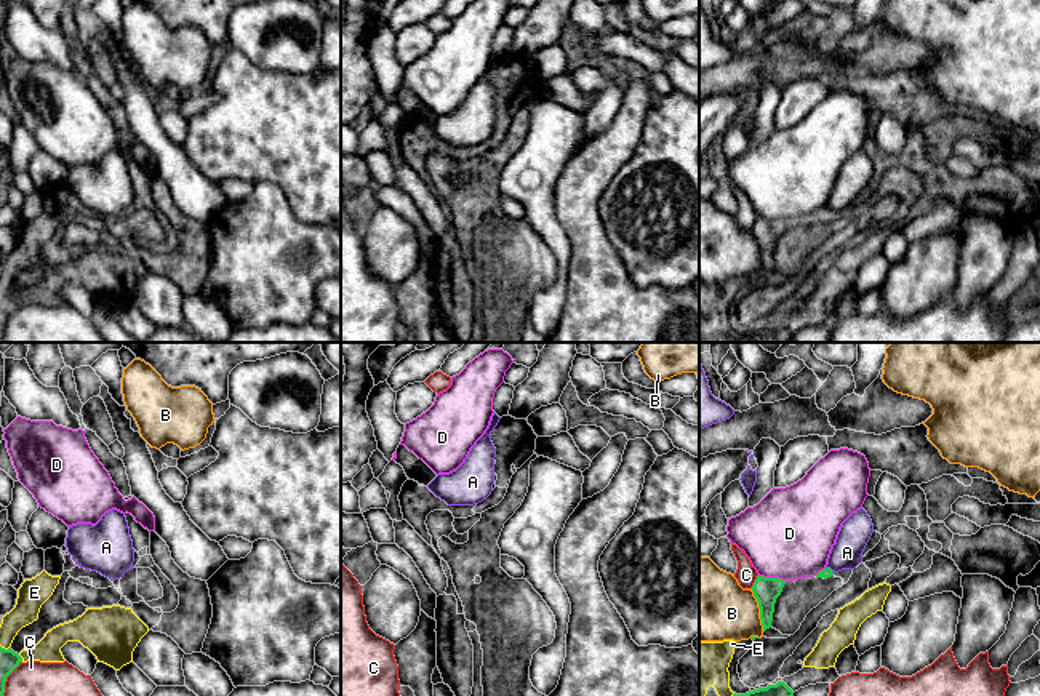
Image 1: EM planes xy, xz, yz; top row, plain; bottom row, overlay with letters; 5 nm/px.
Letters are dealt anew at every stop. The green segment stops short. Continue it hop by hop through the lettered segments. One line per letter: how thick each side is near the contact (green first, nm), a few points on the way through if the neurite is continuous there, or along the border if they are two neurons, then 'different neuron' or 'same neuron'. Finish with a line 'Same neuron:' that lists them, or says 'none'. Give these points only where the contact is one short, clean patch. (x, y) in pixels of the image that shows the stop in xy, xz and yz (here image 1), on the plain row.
A: calibres 50 and 160 nm; different neuron
B: calibres 130 and 360 nm; different neuron
C: calibres 130 and 110 nm; different neuron
D: calibres 130 and 440 nm; different neuron
E: calibres 100 and 130 nm; same neuron
Same neuron: E

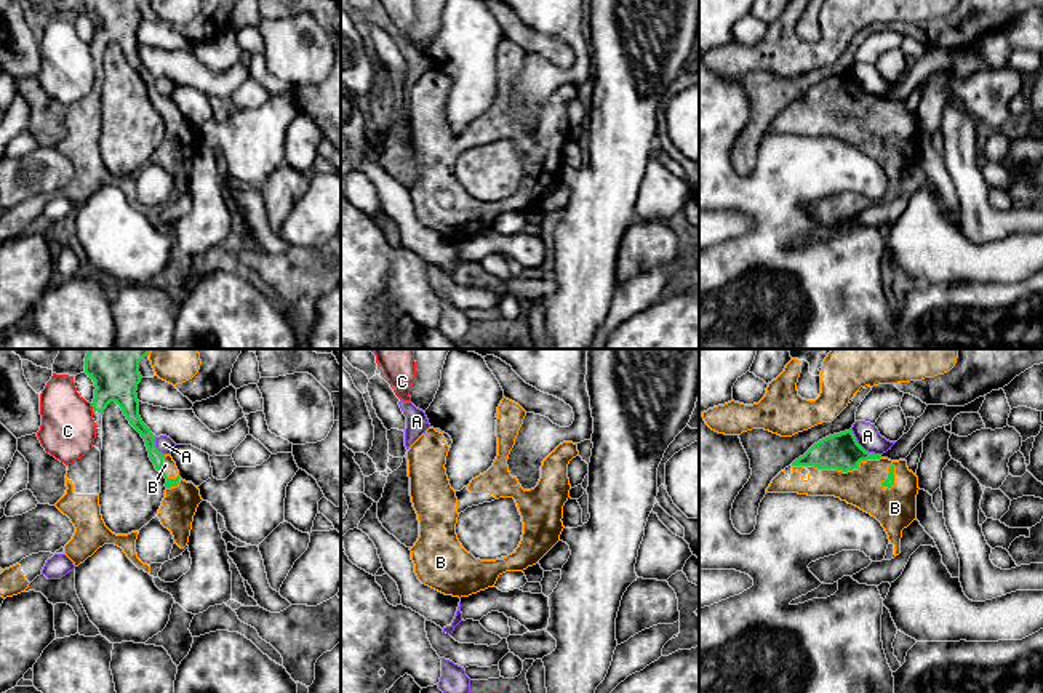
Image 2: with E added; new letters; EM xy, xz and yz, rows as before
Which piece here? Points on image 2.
A: calibres 190 and 120 nm; different neuron
B: calibres 190 and 200 nm; same neuron
C: calibres 220 and 280 nm; different neuron
Same neuron: B

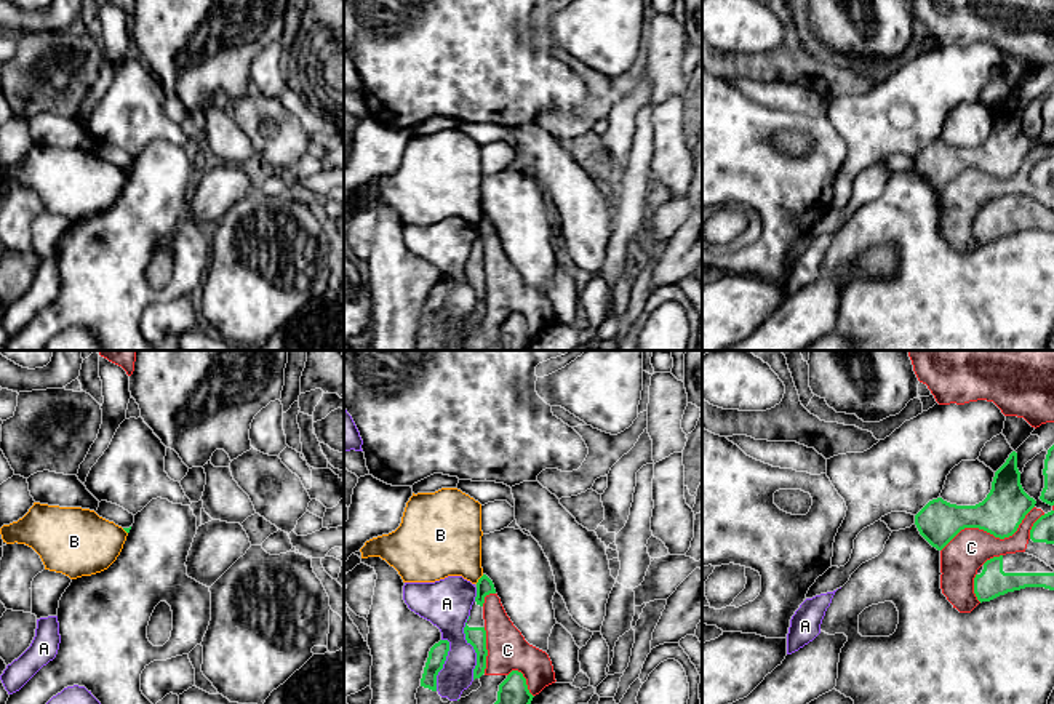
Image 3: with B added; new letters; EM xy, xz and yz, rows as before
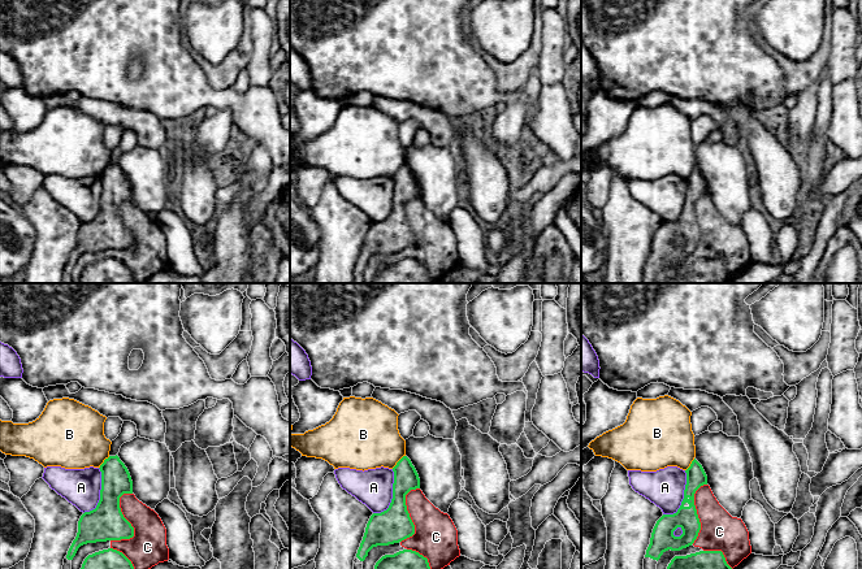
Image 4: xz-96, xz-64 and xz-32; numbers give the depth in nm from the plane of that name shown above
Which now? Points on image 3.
A: calibres 100 and 240 nm; different neuron
B: calibres 90 and 360 nm; border xz (483, 216), (475, 224); different neuron
C: calibres 220 and 200 nm; different neuron
Same neuron: none

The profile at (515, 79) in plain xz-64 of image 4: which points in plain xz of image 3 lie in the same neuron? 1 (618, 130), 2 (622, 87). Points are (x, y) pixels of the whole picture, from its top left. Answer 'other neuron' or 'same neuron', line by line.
1: other neuron
2: same neuron

